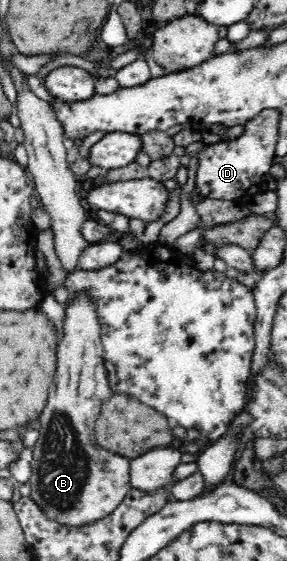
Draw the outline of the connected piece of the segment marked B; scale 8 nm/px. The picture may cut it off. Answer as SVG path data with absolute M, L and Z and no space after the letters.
M89 288L77 290L63 305L63 337L57 343L57 371L49 387L49 403L39 419L39 436L32 448L30 496L47 517L65 526L82 526L109 515L132 488L130 459L102 448L94 436L94 423L101 405L112 397L104 363L97 304Z

